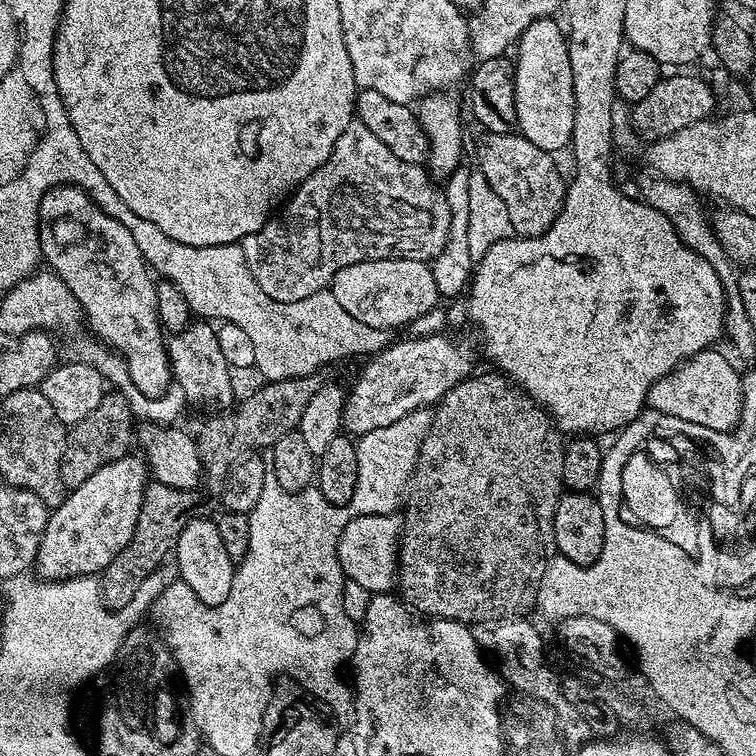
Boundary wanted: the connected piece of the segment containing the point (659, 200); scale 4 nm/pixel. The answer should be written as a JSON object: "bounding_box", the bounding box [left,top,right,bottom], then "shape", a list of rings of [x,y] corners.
{"bounding_box":[636,164,740,295],"shape":[[[647,164],[641,168],[636,176],[637,195],[652,209],[658,210],[660,214],[664,214],[666,218],[670,219],[685,248],[694,250],[699,257],[706,259],[706,262],[713,267],[715,274],[717,274],[725,295],[739,295],[740,275],[737,267],[722,250],[721,243],[718,242],[717,236],[712,230],[709,215],[707,211],[704,212],[703,199],[699,196],[699,193],[688,184],[678,184],[665,179],[664,176],[659,175]]]}

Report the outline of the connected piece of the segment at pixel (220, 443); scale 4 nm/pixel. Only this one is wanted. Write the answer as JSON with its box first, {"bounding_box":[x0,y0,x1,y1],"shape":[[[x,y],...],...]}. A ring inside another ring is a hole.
{"bounding_box":[194,374,321,486],"shape":[[[316,374],[264,382],[257,392],[250,393],[241,404],[239,401],[234,411],[209,415],[204,429],[194,436],[200,461],[204,467],[204,476],[212,479],[216,486],[223,485],[229,469],[236,464],[238,458],[260,450],[256,448],[271,449],[272,444],[278,442],[278,438],[282,438],[287,432],[297,431],[302,410],[306,410],[310,398],[314,398],[321,383],[321,377]]]}

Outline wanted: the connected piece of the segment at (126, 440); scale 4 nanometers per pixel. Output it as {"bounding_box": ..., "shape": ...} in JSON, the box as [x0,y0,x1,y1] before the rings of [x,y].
{"bounding_box":[62,391,134,489],"shape":[[[105,391],[102,402],[82,422],[68,428],[66,450],[62,450],[62,482],[65,489],[82,486],[90,474],[98,474],[102,466],[129,455],[134,444],[134,424],[132,428],[132,404],[120,392]]]}

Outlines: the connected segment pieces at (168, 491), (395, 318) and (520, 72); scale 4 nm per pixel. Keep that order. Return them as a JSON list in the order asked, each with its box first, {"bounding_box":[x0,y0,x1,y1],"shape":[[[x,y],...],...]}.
[{"bounding_box":[99,483,204,610],"shape":[[[149,483],[144,489],[144,501],[138,514],[138,522],[130,542],[106,566],[102,575],[99,577],[100,582],[100,601],[107,608],[113,610],[124,608],[134,598],[136,592],[145,587],[148,575],[163,562],[164,559],[173,555],[178,534],[186,527],[189,520],[193,519],[194,514],[204,504],[203,491],[178,490],[165,484]]]},{"bounding_box":[330,260,441,330],"shape":[[[422,260],[354,262],[354,266],[346,266],[346,270],[338,270],[338,274],[334,274],[330,291],[350,318],[358,318],[358,322],[371,328],[385,330],[414,323],[441,299],[439,290],[435,288],[432,269]]]},{"bounding_box":[514,17,576,154],"shape":[[[548,17],[529,24],[516,43],[514,55],[517,131],[534,146],[553,154],[572,141],[576,105],[567,35],[557,22]]]}]

